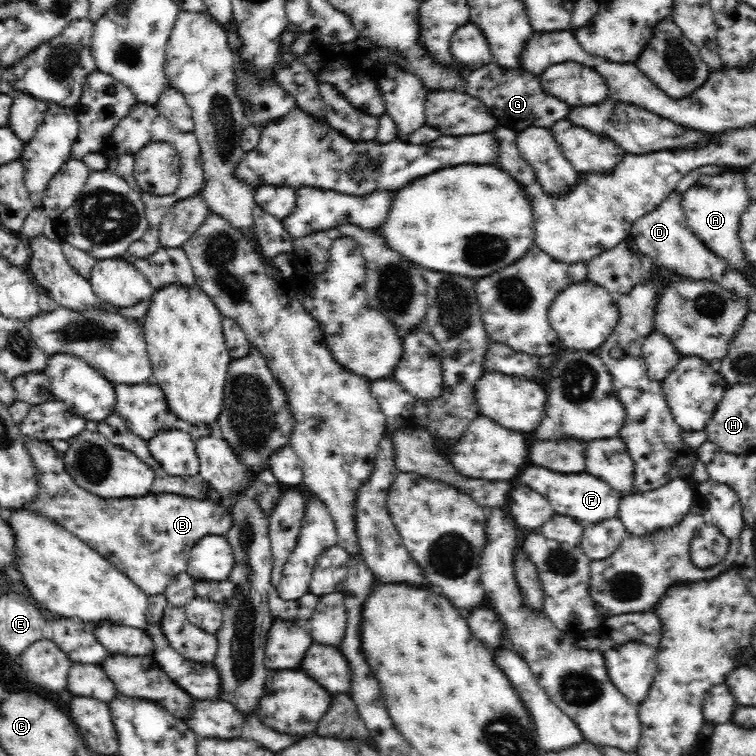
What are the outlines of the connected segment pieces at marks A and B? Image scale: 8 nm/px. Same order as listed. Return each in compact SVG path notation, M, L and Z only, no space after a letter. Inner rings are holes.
M734 170L722 171L715 175L704 173L696 179L696 183L681 194L681 207L690 230L738 273L753 280L754 271L745 259L738 236L740 215L750 201L743 173Z
M26 438L29 456L35 466L38 479L38 492L23 508L53 520L56 524L75 534L81 541L107 558L120 572L128 575L136 586L150 598L159 597L166 586L180 572L187 570L191 548L209 534L224 535L232 524L232 517L227 506L214 503L208 498L196 499L181 494L148 494L141 497L102 498L81 488L68 474L63 458L49 442Z

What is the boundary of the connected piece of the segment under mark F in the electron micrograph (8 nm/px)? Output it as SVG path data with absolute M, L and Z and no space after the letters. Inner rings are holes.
M526 466L520 472L520 482L546 496L556 513L574 517L585 524L602 522L618 514L620 495L604 480L598 480L592 474L558 474L540 466Z

